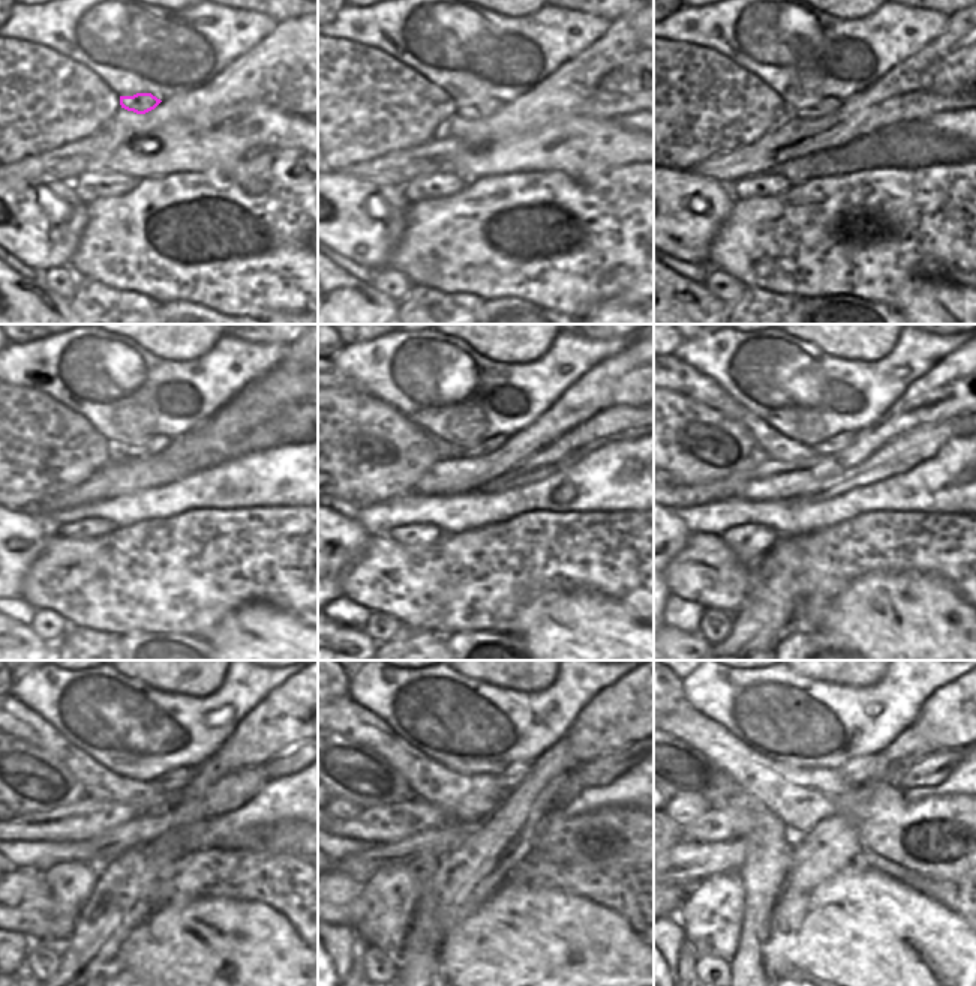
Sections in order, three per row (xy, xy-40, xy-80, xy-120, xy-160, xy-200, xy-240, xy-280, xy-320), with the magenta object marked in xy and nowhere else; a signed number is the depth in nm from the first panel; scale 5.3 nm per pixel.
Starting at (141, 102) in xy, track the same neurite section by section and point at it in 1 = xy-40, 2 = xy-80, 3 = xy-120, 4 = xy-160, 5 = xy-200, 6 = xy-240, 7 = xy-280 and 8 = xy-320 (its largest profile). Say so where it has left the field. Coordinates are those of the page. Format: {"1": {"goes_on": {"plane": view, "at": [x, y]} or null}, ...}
{"1": {"goes_on": {"plane": "xy-40", "at": [489, 107]}}, "2": {"goes_on": {"plane": "xy-80", "at": [826, 107]}}, "3": {"goes_on": {"plane": "xy-120", "at": [156, 444]}}, "4": {"goes_on": {"plane": "xy-160", "at": [496, 441]}}, "5": {"goes_on": {"plane": "xy-200", "at": [840, 441]}}, "6": {"goes_on": {"plane": "xy-240", "at": [176, 779]}}, "7": {"goes_on": {"plane": "xy-280", "at": [513, 775]}}, "8": {"goes_on": {"plane": "xy-320", "at": [864, 769]}}}

